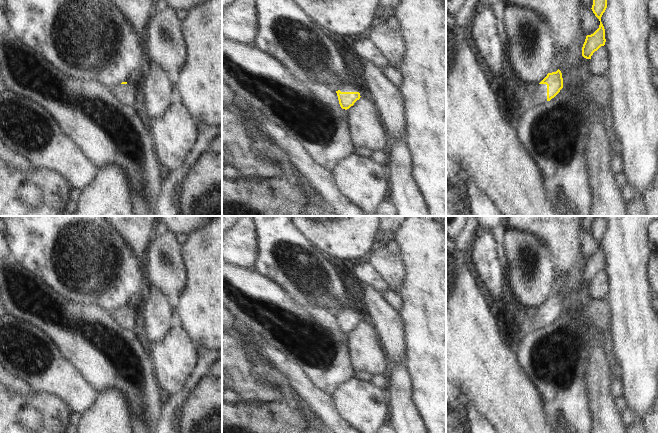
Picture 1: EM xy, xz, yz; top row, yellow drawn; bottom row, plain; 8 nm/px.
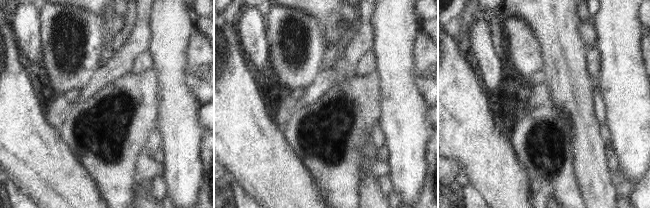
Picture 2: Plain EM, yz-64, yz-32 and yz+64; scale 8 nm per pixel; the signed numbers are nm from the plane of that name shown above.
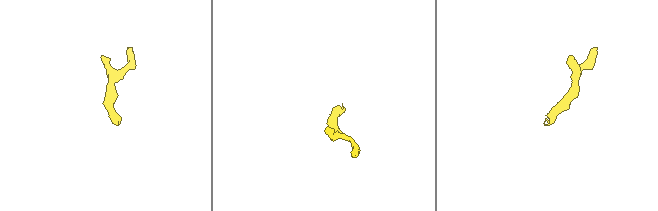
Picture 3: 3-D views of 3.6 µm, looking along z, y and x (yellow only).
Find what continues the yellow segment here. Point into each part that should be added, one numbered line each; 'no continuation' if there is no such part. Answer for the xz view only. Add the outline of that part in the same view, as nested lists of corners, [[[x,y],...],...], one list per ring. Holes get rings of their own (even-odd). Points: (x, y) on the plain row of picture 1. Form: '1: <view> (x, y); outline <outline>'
1: xz (347, 312); outline [[[345,309],[339,313],[341,316],[357,316],[357,314],[351,309]]]

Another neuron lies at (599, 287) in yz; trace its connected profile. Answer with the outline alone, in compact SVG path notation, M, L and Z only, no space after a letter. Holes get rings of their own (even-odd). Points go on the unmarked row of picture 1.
M601 270L593 277L590 285L590 294L592 298L603 298L609 293L609 278L605 270Z

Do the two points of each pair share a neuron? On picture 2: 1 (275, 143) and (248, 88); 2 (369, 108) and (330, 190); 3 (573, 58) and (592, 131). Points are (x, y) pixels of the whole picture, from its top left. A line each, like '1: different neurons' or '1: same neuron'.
1: same neuron
2: same neuron
3: same neuron

